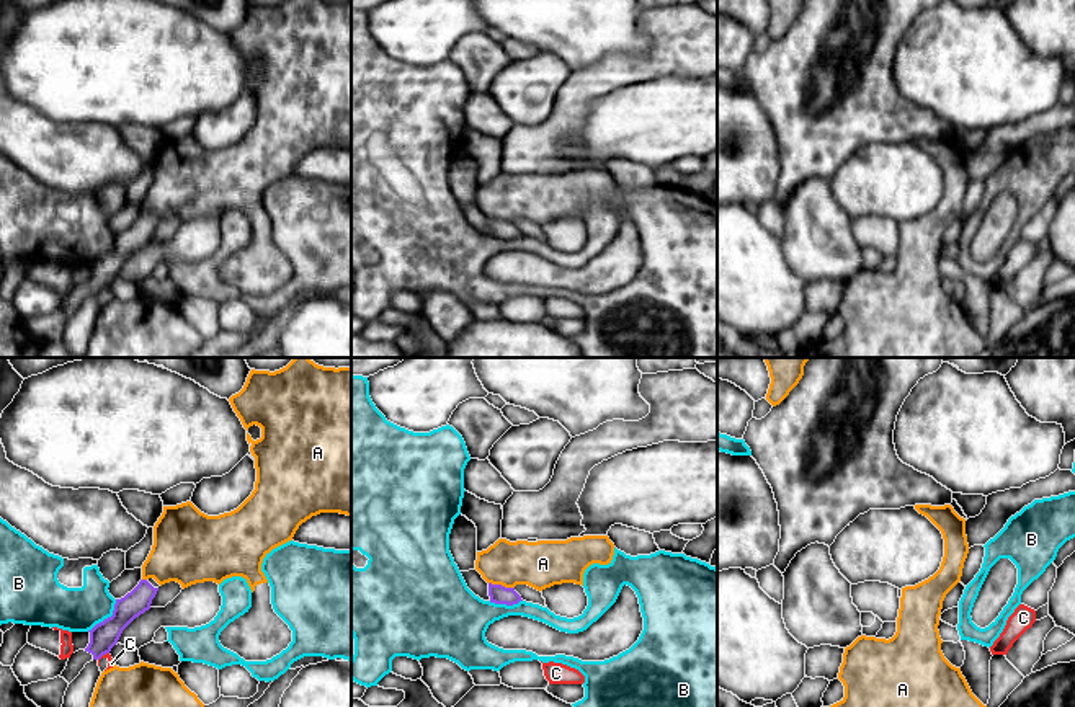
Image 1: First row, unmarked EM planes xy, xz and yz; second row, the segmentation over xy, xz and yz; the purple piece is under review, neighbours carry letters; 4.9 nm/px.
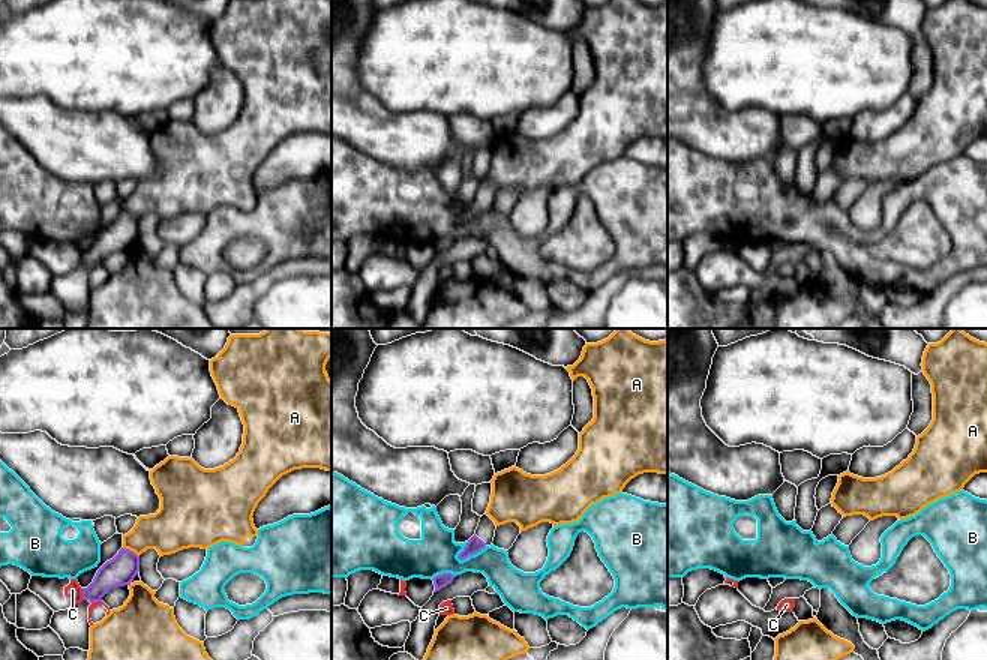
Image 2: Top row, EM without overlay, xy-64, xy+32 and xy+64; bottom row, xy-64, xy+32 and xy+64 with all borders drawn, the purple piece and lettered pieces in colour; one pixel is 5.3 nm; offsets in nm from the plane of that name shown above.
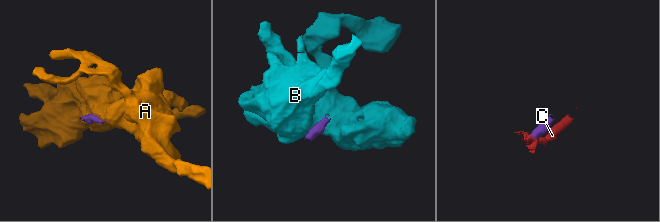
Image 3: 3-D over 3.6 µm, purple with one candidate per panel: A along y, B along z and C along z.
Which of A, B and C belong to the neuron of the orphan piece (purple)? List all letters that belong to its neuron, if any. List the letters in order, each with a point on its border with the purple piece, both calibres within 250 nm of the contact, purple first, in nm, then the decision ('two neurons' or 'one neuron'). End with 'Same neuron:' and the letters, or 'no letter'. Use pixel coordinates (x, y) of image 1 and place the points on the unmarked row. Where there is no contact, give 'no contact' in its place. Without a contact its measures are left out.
A: contact xz (500, 219); calibres 90 and 240 nm; two neurons
B: contact xy (108, 252); calibres 140 and 220 nm; two neurons
C: contact xy (103, 288); calibres 140 and 30 nm; two neurons
Same neuron: no letter

